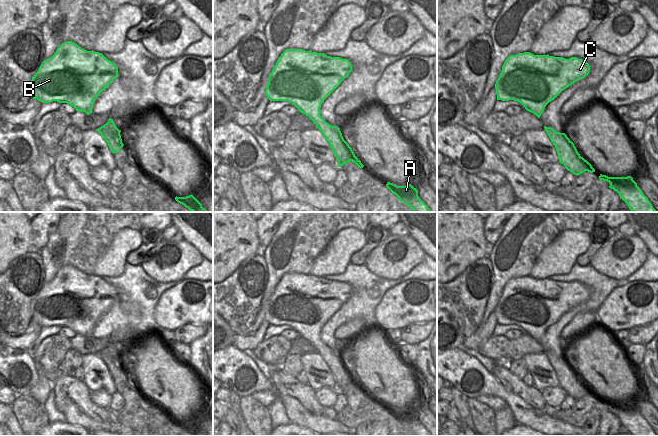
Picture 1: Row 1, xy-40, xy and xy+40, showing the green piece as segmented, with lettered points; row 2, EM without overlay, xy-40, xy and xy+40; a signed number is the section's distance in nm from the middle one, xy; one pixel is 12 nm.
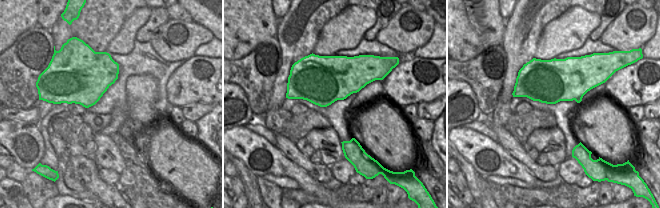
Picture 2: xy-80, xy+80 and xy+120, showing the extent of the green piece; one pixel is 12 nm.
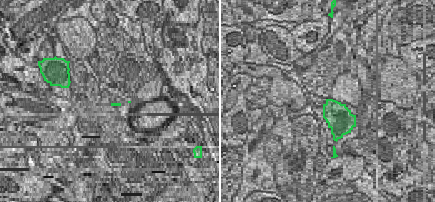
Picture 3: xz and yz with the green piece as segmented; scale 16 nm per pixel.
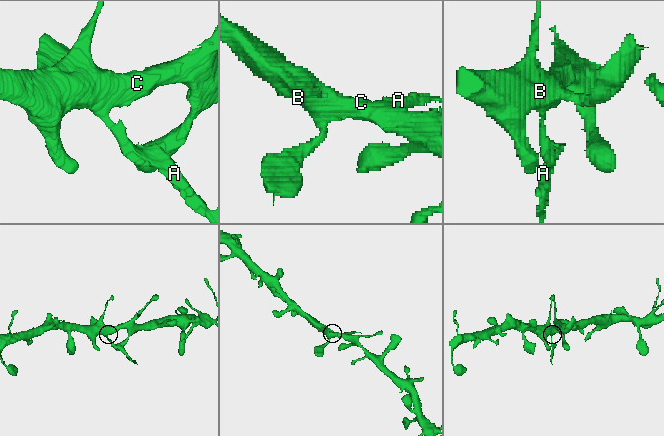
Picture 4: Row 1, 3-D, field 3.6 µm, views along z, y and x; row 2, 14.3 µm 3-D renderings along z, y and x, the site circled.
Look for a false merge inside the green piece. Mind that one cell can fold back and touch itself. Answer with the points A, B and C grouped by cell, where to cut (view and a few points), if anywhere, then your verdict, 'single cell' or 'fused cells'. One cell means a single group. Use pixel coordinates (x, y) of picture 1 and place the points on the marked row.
A / B C | xy (320, 115), (320, 121), (316, 125) | fused cells

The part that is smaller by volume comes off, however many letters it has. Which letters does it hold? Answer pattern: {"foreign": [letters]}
{"foreign": ["A"]}

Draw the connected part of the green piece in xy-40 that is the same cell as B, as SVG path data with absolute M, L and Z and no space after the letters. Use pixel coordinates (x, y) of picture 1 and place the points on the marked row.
M72 41L62 43L54 55L42 62L37 73L32 77L32 97L42 103L67 103L76 111L92 113L93 104L102 91L119 77L115 63L102 53L87 51Z

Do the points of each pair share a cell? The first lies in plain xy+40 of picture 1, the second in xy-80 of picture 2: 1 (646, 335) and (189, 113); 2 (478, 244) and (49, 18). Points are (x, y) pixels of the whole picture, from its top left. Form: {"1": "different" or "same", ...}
{"1": "same", "2": "different"}

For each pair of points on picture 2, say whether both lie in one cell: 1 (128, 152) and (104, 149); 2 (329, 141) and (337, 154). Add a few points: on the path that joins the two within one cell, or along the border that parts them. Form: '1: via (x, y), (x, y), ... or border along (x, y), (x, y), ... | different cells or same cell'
1: border along (109, 136), (126, 167) | different cells
2: via (333, 143), (335, 144), (335, 150) | same cell

